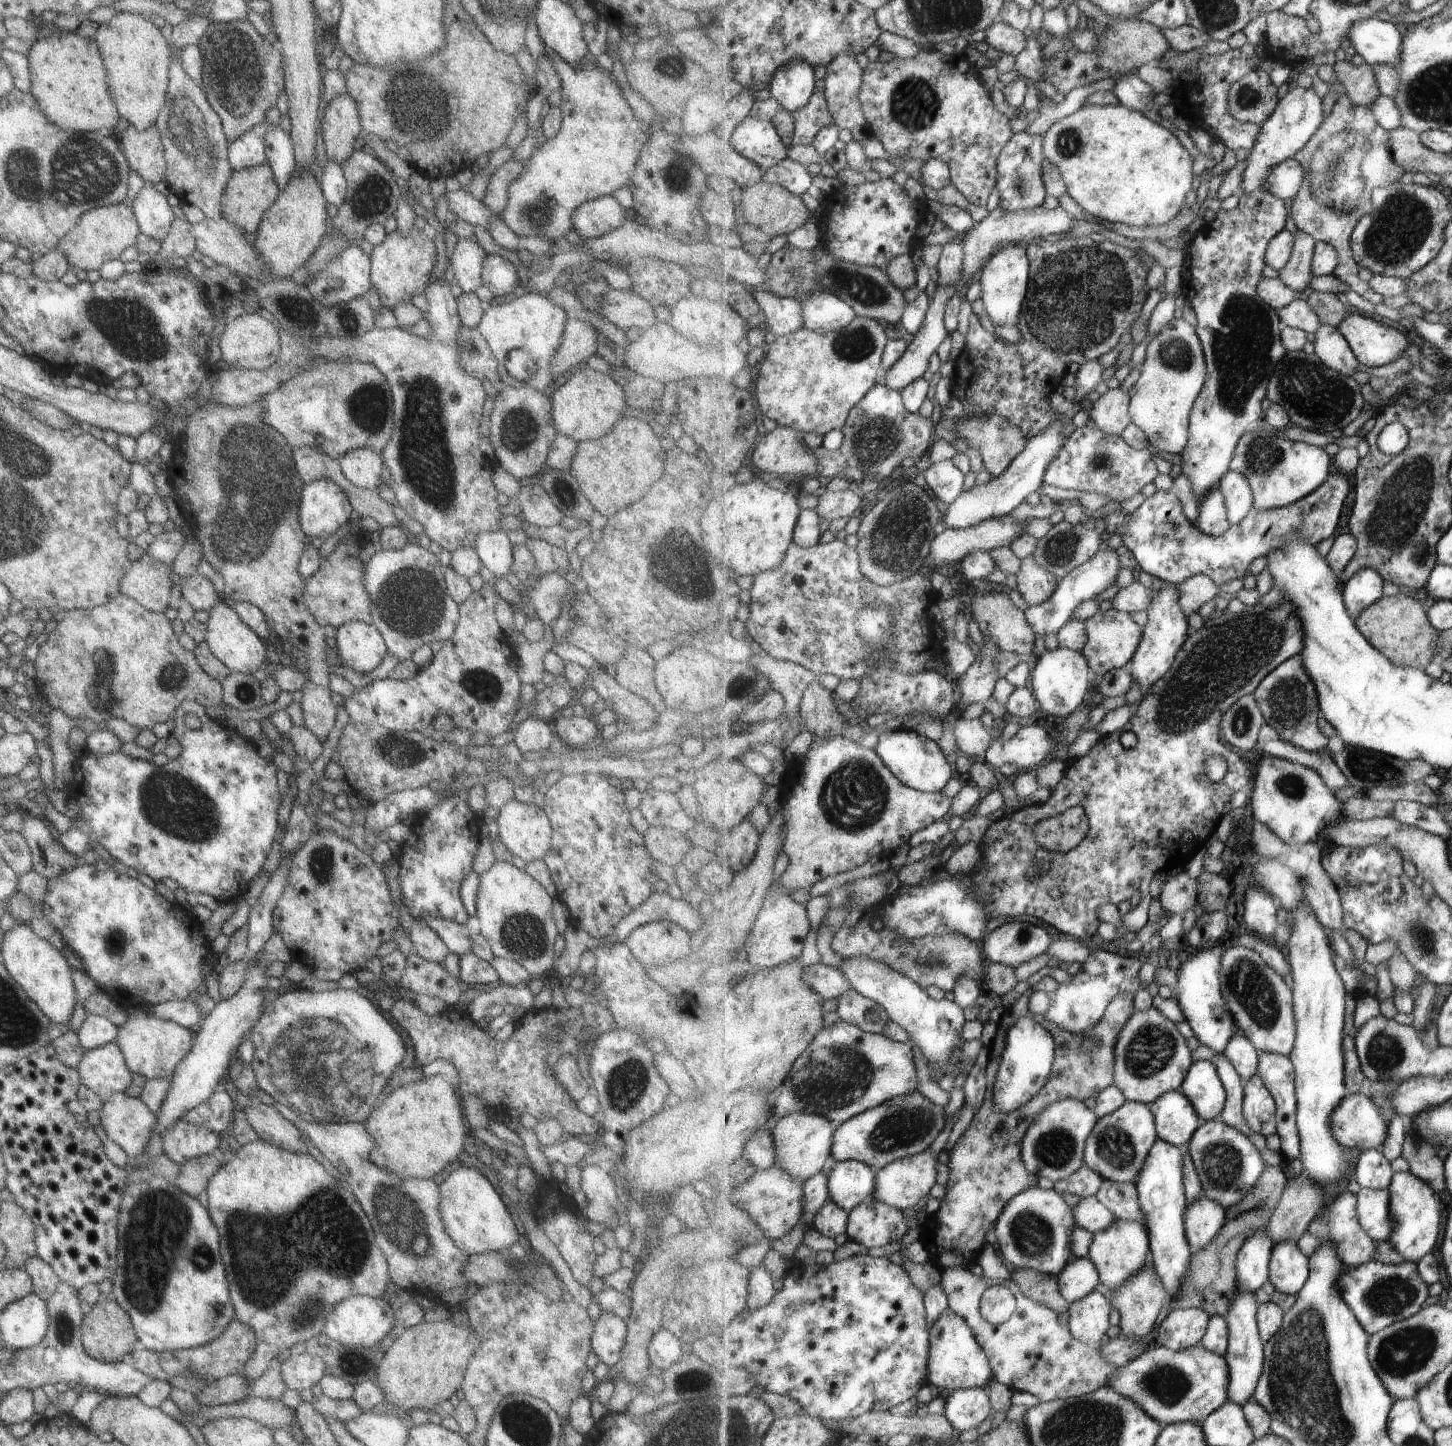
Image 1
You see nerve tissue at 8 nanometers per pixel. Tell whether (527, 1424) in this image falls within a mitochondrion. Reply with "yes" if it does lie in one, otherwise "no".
yes

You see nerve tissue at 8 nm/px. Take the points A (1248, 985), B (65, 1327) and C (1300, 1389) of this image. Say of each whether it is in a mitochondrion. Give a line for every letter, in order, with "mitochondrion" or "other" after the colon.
A: mitochondrion
B: mitochondrion
C: mitochondrion

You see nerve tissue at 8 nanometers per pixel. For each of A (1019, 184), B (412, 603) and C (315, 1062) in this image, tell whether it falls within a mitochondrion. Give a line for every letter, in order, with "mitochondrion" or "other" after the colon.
A: mitochondrion
B: mitochondrion
C: mitochondrion

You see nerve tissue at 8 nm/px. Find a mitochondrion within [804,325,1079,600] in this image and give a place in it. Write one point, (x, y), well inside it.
(893, 544)

